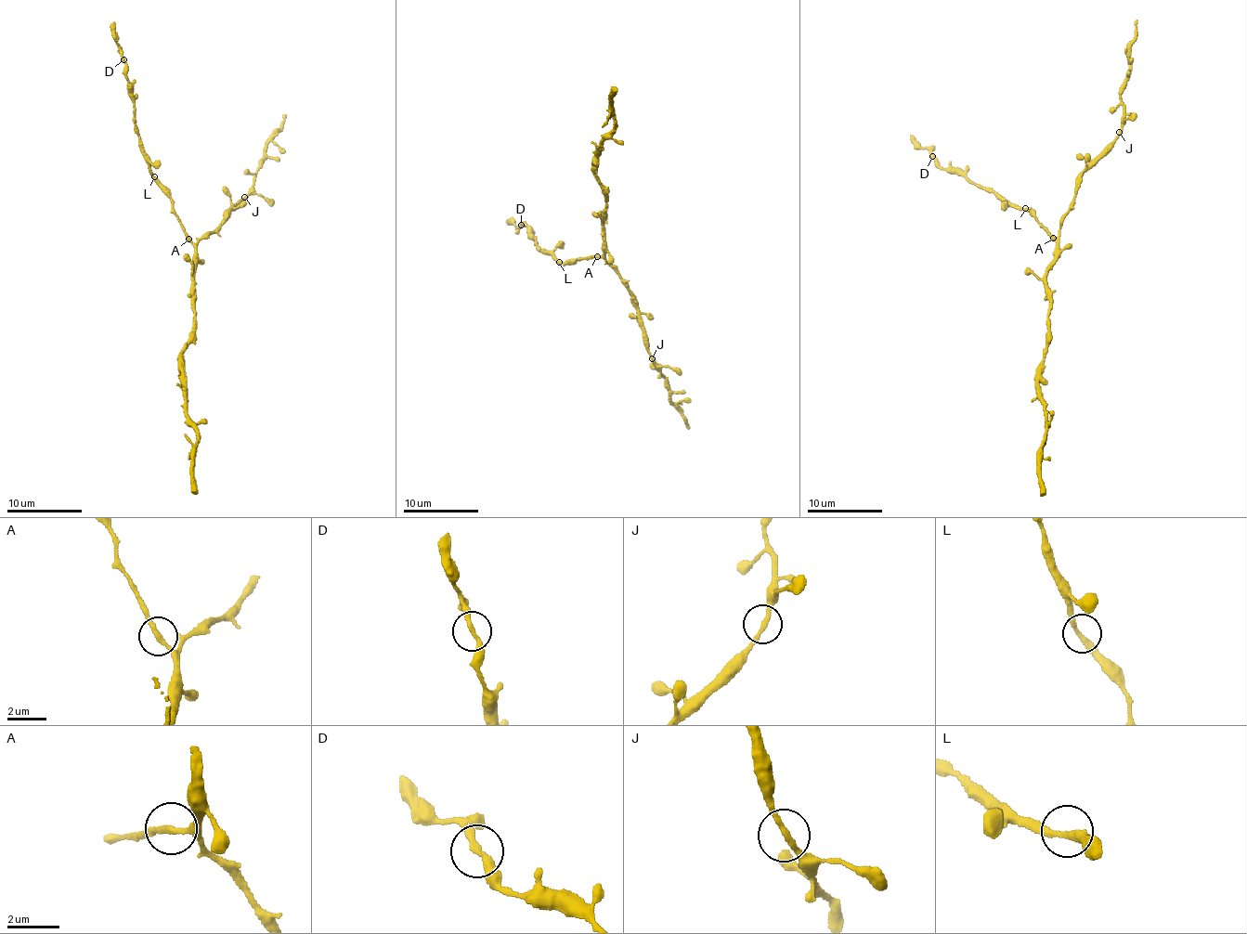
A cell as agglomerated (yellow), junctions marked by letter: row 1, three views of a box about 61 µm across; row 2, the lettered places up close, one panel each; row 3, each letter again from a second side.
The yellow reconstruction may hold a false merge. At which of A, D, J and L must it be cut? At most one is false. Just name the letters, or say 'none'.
none

